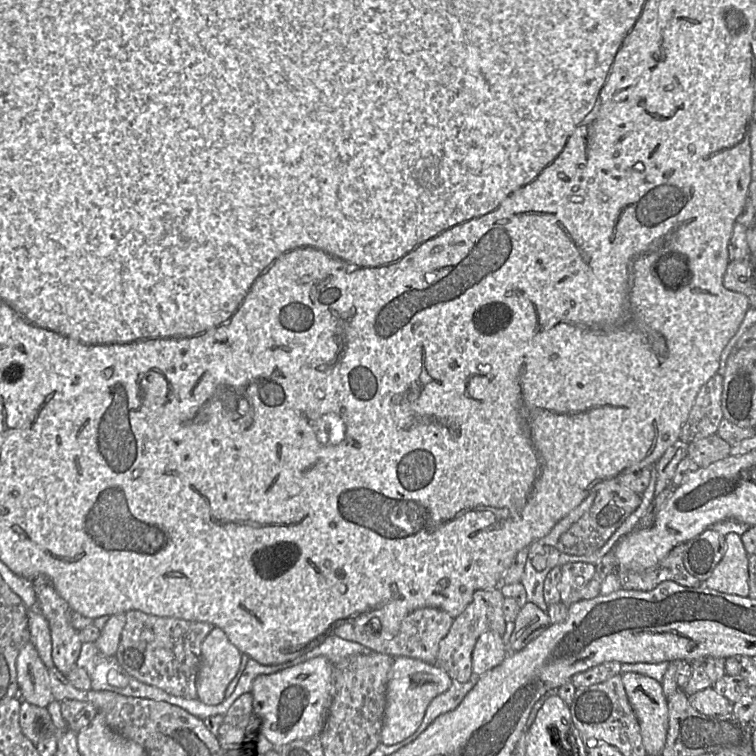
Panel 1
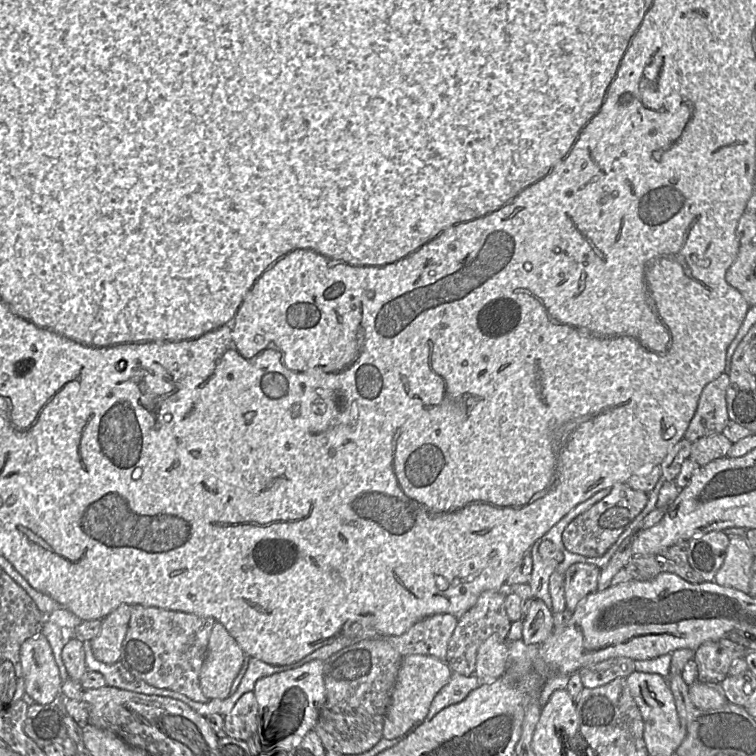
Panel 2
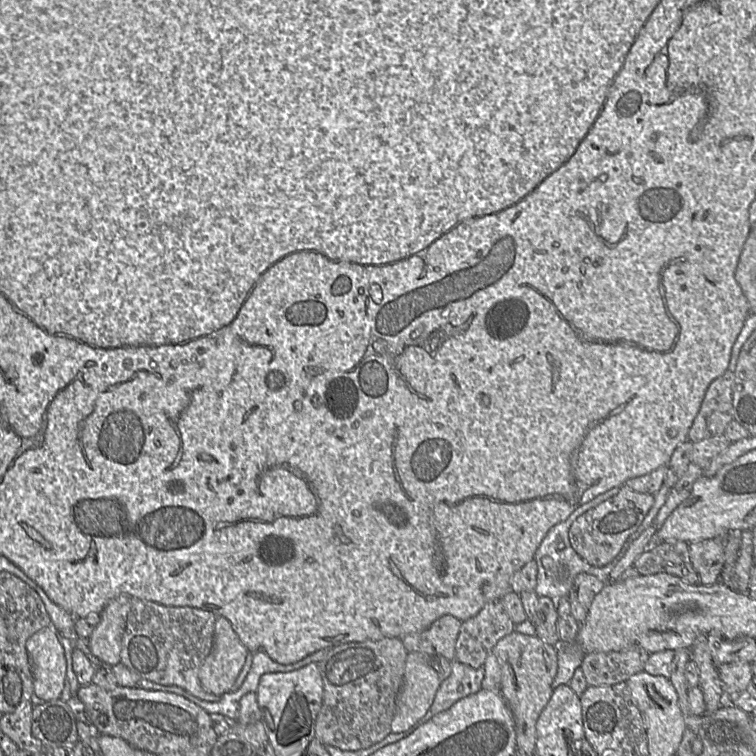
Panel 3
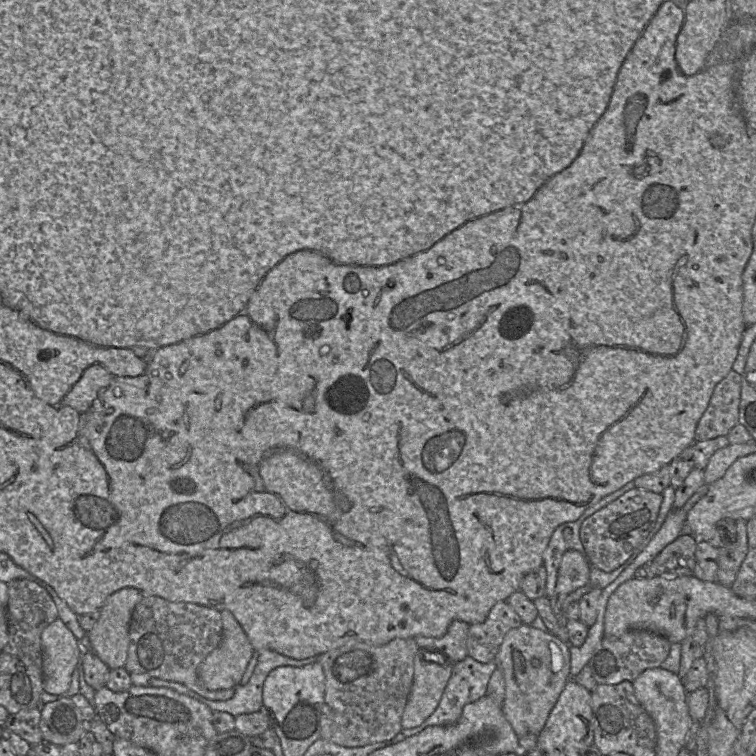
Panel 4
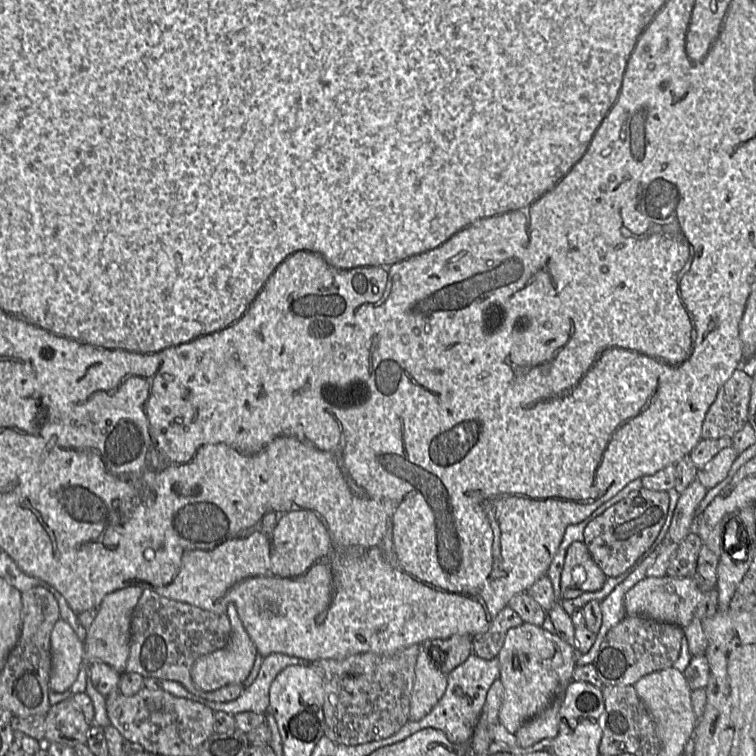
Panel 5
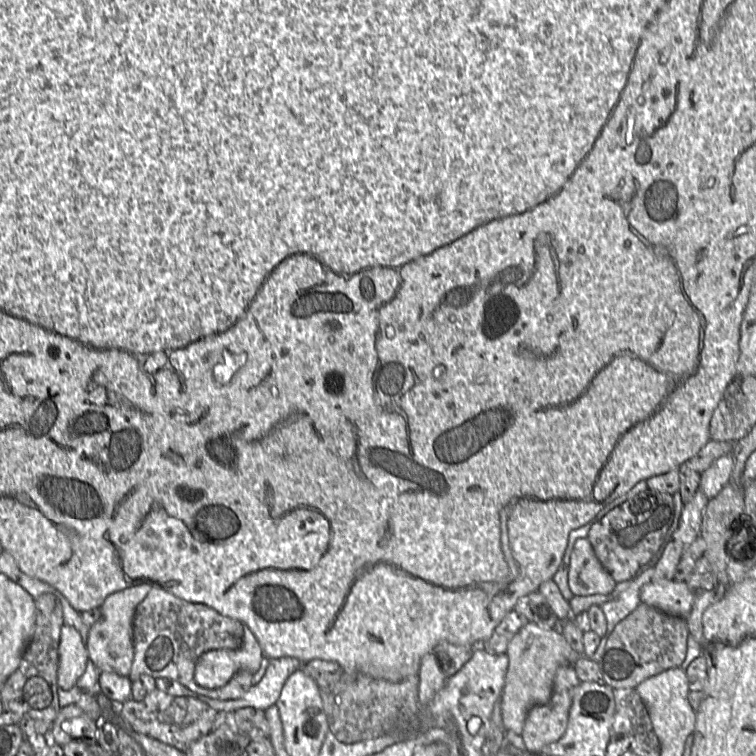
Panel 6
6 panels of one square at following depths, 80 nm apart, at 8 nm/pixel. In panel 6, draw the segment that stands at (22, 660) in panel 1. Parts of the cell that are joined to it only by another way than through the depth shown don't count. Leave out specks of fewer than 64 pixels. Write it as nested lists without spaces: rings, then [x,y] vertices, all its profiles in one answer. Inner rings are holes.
[[[63,624],[61,627],[58,652],[58,687],[69,690],[83,674],[88,660],[86,646],[80,633],[73,626]]]

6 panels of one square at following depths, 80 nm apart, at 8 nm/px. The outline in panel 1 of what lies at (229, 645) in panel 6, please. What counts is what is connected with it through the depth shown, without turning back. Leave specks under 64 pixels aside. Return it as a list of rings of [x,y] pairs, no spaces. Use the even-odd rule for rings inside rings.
[[[138,610],[125,613],[126,622],[115,654],[123,670],[138,681],[173,696],[196,699],[201,644],[214,625],[208,622],[161,617]]]

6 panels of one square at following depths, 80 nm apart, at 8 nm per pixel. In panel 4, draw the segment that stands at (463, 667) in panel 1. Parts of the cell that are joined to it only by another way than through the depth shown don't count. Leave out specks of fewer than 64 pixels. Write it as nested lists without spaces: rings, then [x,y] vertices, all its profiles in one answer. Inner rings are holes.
[[[497,602],[484,622],[469,625],[466,640],[467,656],[483,664],[495,661],[507,632],[522,624],[521,618],[507,602]]]

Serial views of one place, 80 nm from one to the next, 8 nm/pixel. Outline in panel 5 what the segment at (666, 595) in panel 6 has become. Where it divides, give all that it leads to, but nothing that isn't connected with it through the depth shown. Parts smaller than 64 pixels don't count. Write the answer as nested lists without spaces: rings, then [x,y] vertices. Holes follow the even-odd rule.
[[[647,577],[626,593],[624,604],[627,616],[642,615],[684,629],[692,621],[704,594],[693,578]]]

